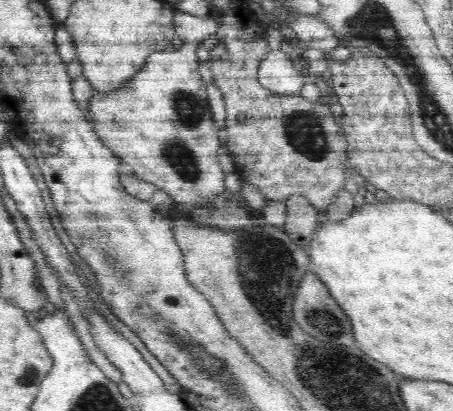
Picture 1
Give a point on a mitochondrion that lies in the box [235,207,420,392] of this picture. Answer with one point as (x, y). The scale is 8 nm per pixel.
(328, 324)

